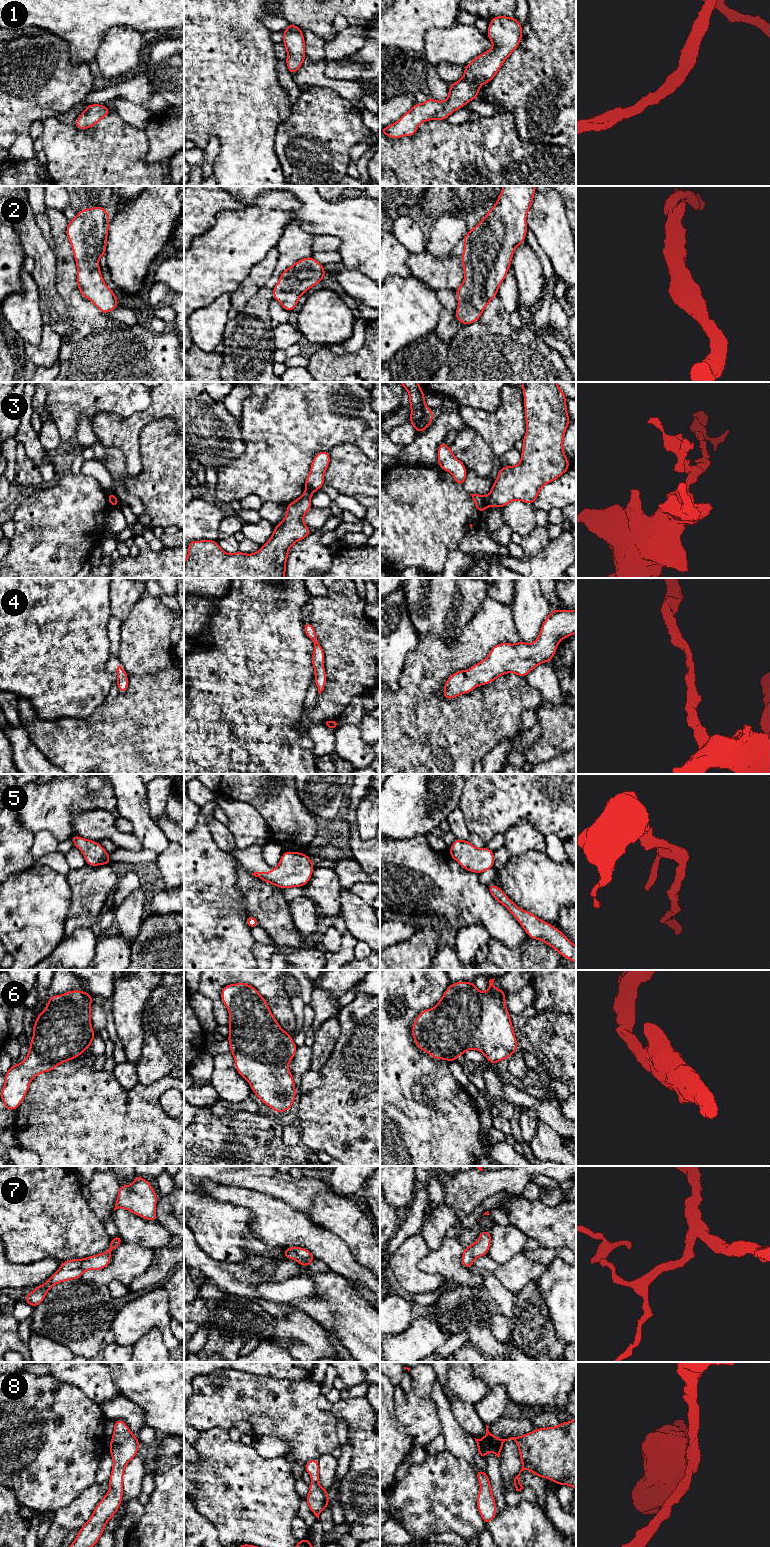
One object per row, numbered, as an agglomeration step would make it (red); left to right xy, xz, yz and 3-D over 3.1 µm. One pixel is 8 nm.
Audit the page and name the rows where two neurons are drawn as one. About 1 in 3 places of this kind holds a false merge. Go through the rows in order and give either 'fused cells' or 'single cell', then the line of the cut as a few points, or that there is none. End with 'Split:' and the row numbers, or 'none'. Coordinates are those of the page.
1: single cell; cut none
2: single cell; cut none
3: fused cells; cut yz (487, 496), (489, 504)
4: single cell; cut none
5: single cell; cut none
6: single cell; cut none
7: single cell; cut none
8: single cell; cut none
Split: 3

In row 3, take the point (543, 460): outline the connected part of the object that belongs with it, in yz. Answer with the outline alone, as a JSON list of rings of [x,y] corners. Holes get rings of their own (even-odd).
[[[522,382],[522,385],[527,430],[522,439],[521,461],[516,466],[503,466],[498,472],[488,494],[489,505],[498,508],[514,500],[533,505],[541,488],[570,468],[563,448],[565,431],[570,422],[567,398],[557,382]]]

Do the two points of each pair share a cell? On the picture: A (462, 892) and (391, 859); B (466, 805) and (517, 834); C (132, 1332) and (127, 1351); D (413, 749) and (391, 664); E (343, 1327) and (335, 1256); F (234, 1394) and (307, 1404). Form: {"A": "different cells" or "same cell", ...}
{"A": "same cell", "B": "different cells", "C": "different cells", "D": "different cells", "E": "different cells", "F": "same cell"}

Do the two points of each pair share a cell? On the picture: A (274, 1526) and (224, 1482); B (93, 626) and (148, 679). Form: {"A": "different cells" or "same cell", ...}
{"A": "same cell", "B": "different cells"}

